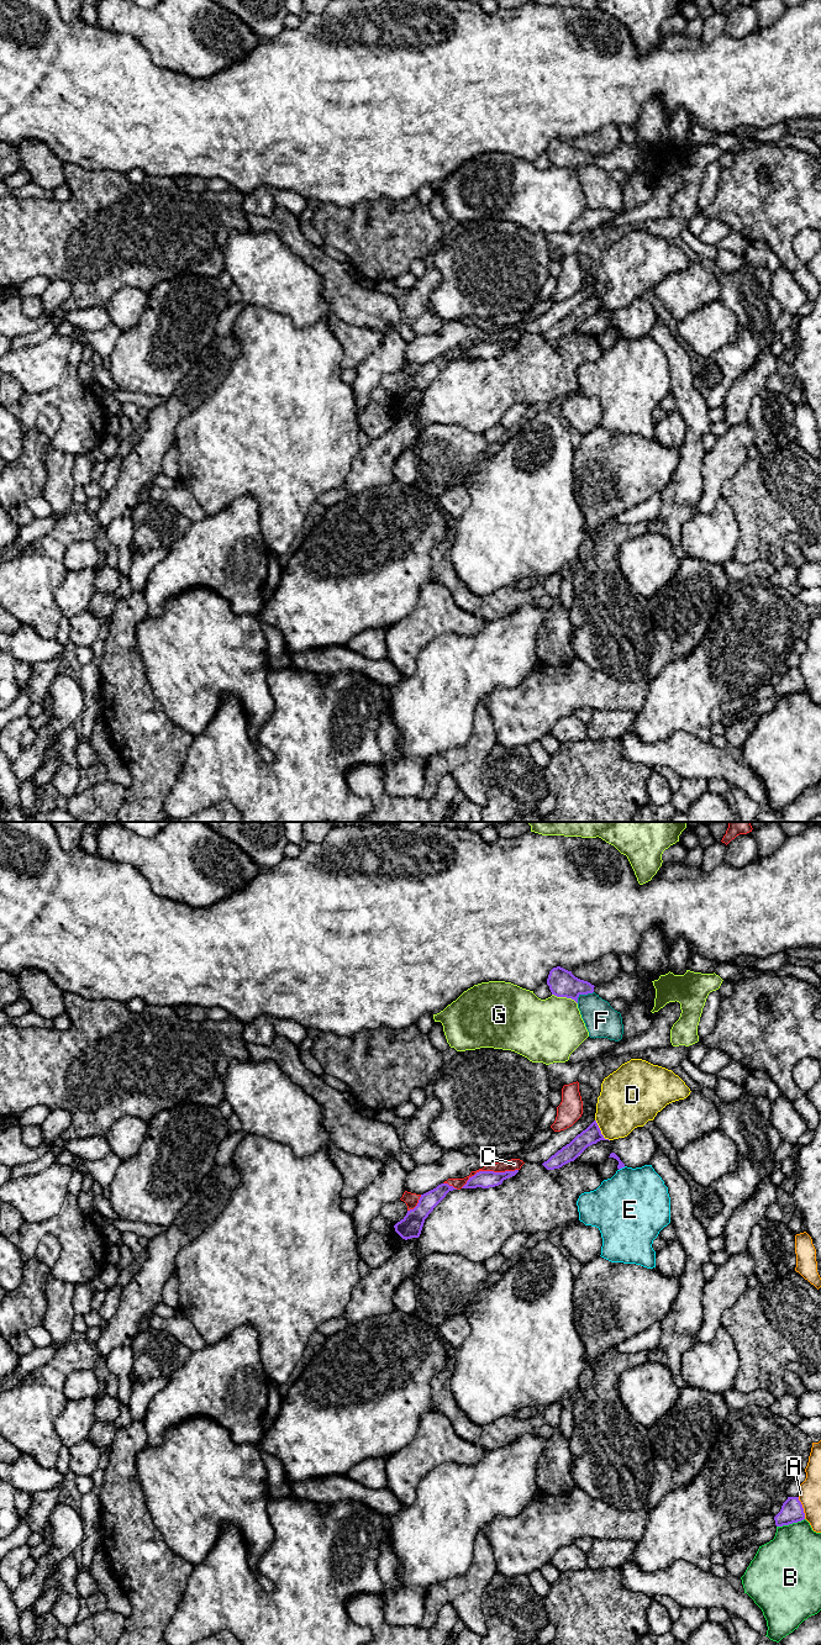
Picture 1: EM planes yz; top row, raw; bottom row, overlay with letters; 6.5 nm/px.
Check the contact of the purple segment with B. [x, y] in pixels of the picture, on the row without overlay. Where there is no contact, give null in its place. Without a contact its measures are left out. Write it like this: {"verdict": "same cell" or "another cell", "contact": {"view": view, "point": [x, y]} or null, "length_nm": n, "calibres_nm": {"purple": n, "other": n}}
{"verdict": "another cell", "contact": {"view": "yz", "point": [790, 694]}, "length_nm": 190, "calibres_nm": {"purple": 150, "other": 380}}

